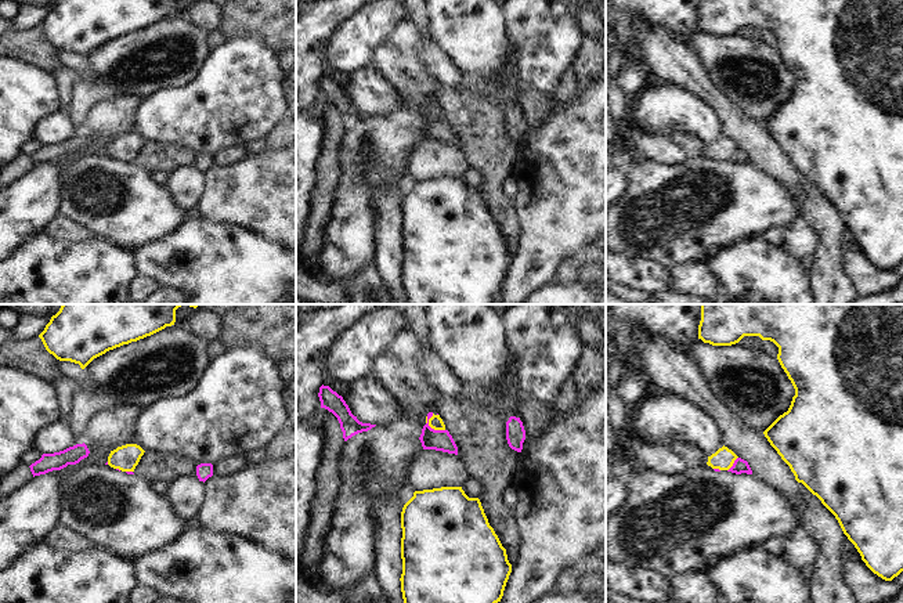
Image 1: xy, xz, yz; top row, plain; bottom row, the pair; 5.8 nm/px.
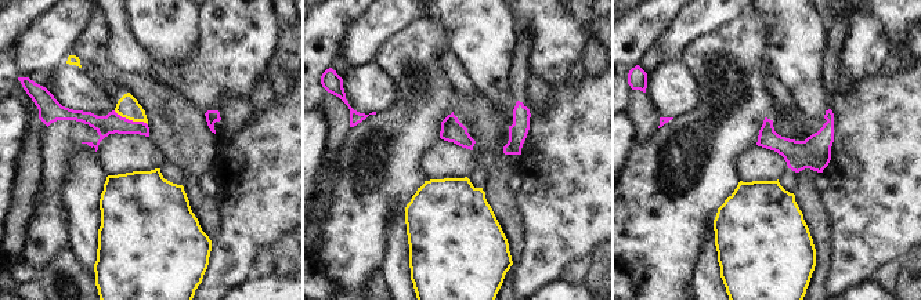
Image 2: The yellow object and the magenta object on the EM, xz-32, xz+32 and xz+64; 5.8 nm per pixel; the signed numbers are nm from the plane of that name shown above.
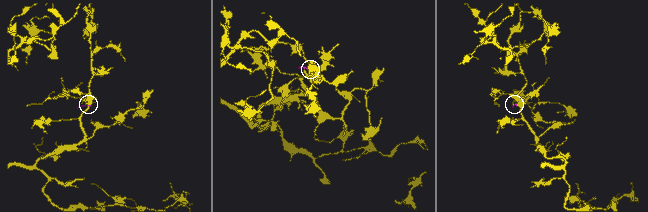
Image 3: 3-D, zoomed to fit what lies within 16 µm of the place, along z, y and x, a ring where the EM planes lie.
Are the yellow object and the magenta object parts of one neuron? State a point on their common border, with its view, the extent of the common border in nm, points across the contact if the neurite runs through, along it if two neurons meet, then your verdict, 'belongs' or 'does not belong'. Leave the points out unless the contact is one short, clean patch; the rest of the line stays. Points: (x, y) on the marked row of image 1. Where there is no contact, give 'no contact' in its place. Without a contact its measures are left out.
xz (433, 428) | 140 nm | along xz (426, 416), (426, 422), (432, 428), (444, 430) | does not belong

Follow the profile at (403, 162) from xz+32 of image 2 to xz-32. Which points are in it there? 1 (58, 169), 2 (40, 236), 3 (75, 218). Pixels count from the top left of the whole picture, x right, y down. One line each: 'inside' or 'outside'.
1: inside
2: inside
3: outside

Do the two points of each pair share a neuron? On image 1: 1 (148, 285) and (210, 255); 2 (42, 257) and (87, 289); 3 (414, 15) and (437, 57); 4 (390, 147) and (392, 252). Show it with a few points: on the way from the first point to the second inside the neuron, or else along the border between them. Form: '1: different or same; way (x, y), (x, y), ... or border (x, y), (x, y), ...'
1: different; border (138, 274), (150, 277), (159, 286)
2: same; way (53, 268), (76, 289)
3: same; way (422, 25), (429, 47)
4: different; border (397, 177), (386, 174), (369, 199)

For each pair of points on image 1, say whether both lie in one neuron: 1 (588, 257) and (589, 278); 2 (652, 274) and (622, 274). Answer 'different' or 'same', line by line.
1: same
2: same

